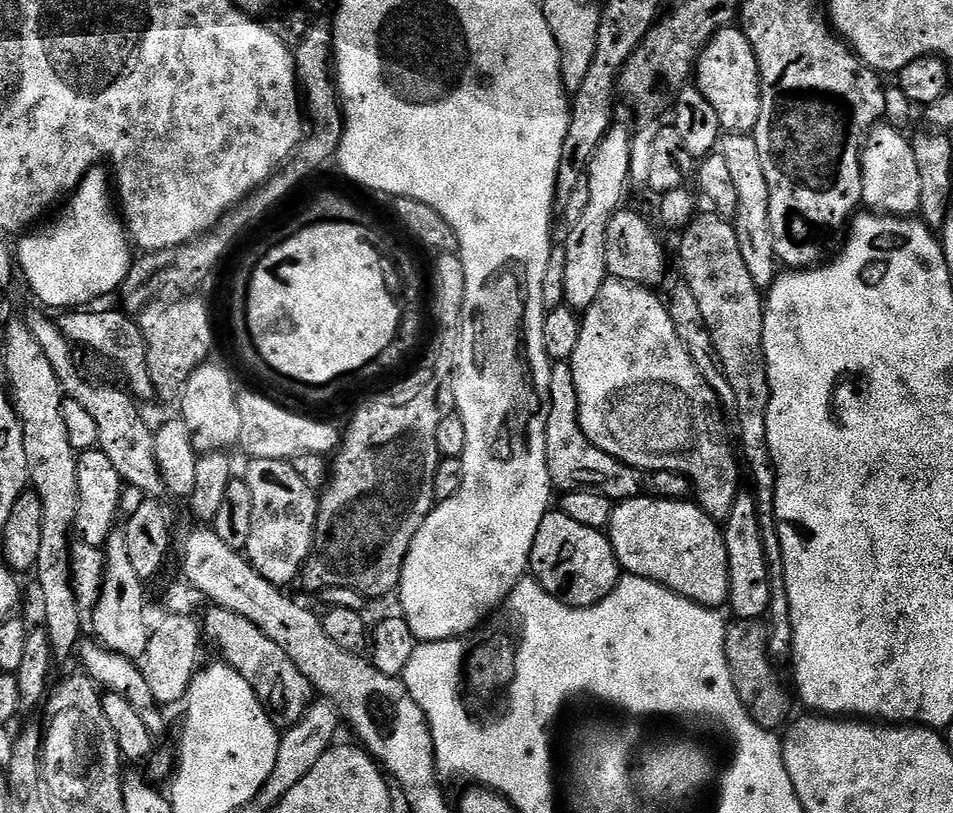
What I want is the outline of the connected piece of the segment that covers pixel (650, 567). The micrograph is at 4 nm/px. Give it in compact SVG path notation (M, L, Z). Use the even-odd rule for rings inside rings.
M656 496L619 501L613 507L606 535L627 575L653 580L705 608L727 605L730 566L724 533L721 525L709 518L699 504L687 499L659 500Z

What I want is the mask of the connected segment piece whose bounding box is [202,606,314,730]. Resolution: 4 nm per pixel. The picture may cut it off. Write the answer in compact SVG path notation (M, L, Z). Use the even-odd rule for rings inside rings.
M215 606L209 607L209 612L202 619L202 636L220 651L219 659L228 667L232 668L246 682L250 682L250 690L260 700L261 708L267 710L271 723L277 729L287 730L295 726L297 722L306 714L306 710L314 699L314 689L306 674L290 662L286 650L278 646L278 642L270 642L250 618L242 618L242 614L231 612L225 608Z

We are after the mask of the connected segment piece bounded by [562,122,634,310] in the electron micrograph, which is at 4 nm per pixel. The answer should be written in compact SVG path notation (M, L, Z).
M620 122L613 123L608 133L602 138L598 150L594 150L588 164L587 181L590 186L590 203L579 222L574 222L567 229L568 237L562 240L566 250L566 286L564 302L573 310L589 308L598 298L602 286L610 279L606 262L606 229L610 227L610 218L625 207L630 189L630 150L632 149L633 129L623 128Z

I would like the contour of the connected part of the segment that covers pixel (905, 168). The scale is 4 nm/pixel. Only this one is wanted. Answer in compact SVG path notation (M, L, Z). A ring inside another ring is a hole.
M887 122L877 124L864 141L862 194L863 205L879 215L908 218L921 206L922 185L911 139Z

